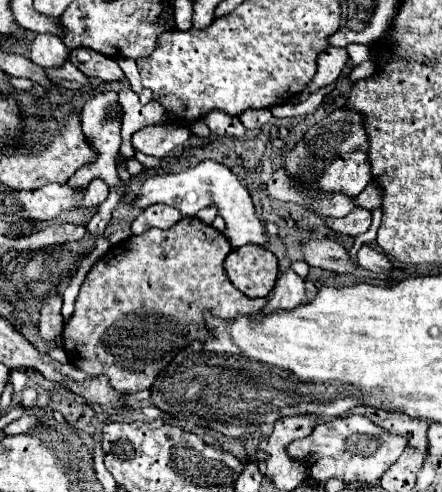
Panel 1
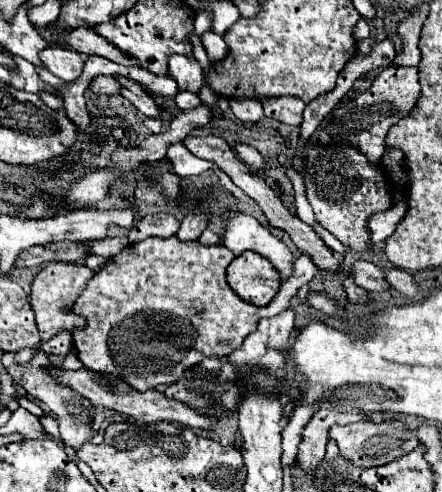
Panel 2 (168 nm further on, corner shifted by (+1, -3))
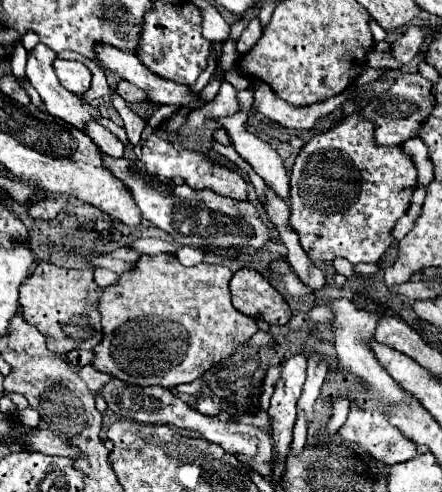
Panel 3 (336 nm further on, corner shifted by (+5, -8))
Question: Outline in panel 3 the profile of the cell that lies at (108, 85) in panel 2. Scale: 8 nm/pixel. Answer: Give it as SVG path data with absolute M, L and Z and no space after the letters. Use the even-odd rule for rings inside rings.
M121 80L121 82L117 84L117 94L119 94L125 102L145 102L145 100L147 100L147 94L145 94L143 90L135 88L133 84L129 84L129 82L125 82L125 80Z

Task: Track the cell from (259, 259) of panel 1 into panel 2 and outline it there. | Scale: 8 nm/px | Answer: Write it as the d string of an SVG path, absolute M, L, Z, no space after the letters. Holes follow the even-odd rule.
M253 251L235 257L227 269L227 283L247 303L265 307L281 287L277 269Z

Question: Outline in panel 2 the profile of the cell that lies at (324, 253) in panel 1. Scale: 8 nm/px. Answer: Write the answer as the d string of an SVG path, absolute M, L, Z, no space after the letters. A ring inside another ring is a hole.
M357 261L353 265L351 277L359 287L363 287L367 291L387 291L391 287L385 279L385 271L367 261Z

